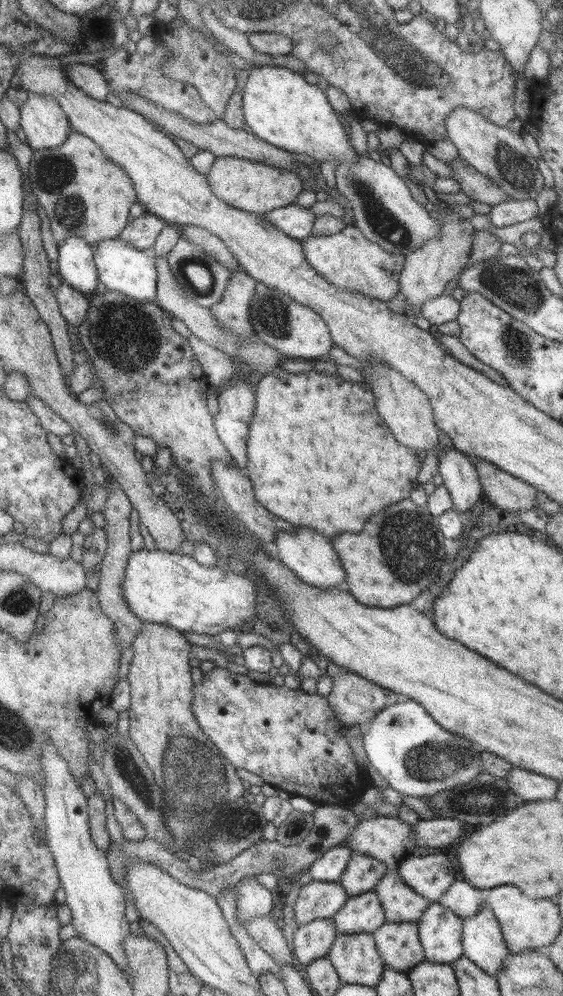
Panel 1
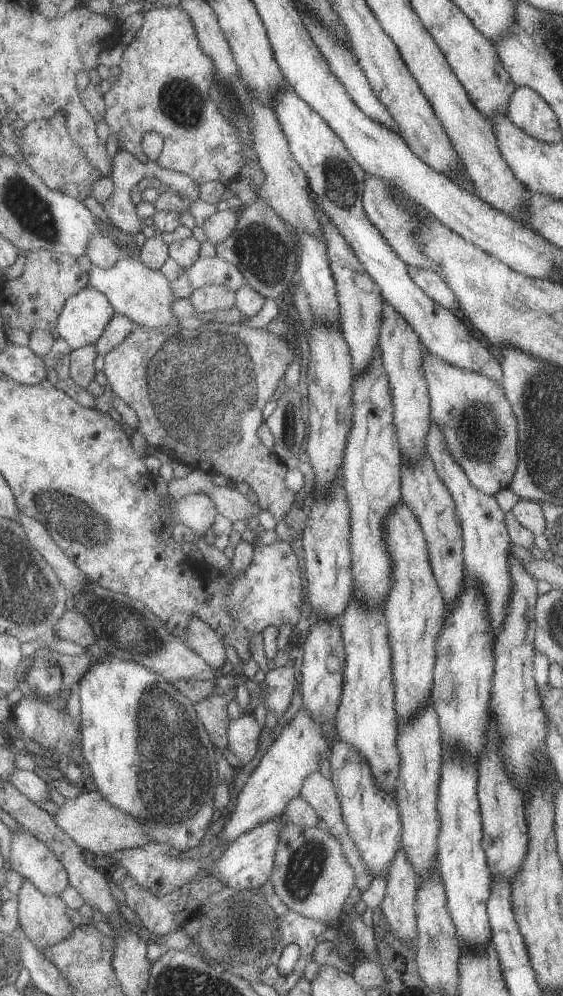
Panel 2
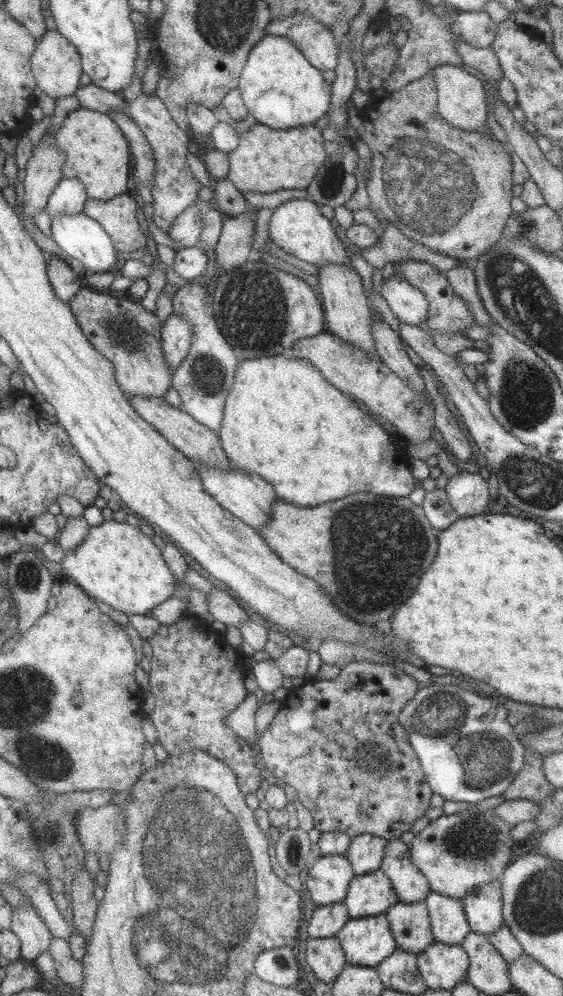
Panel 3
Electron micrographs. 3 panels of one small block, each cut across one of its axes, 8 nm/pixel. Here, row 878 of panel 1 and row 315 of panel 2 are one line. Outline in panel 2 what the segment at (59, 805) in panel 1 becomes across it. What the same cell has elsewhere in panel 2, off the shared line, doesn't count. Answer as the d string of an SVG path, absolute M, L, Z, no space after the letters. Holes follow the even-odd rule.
M87 287L66 300L60 312L56 330L58 330L60 338L66 340L72 350L82 348L82 346L88 344L96 345L114 314L116 312L108 298L93 287Z

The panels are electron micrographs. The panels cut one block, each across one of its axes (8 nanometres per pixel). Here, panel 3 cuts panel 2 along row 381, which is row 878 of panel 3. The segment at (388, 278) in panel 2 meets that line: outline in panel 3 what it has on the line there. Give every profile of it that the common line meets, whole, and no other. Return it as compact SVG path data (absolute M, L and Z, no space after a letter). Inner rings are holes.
M502 878L482 884L463 896L463 910L472 932L489 937L504 925L502 915Z

